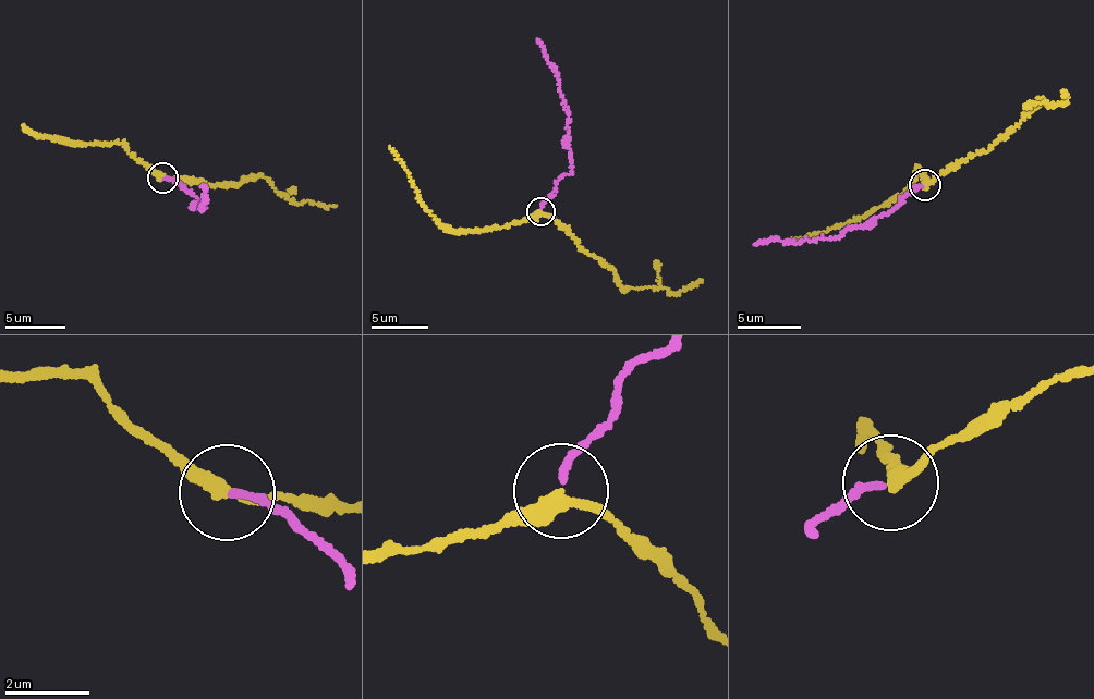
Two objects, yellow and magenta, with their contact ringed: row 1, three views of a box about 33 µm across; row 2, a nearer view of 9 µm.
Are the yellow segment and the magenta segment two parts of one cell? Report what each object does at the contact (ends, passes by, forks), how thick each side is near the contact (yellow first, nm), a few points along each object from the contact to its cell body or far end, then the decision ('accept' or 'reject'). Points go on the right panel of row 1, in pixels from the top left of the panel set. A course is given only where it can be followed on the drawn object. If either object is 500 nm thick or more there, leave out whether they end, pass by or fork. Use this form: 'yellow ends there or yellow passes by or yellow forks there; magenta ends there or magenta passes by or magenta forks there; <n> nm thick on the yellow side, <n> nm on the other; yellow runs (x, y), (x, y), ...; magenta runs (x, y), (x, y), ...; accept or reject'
yellow passes by; magenta ends there; 320 nm thick on the yellow side, 150 nm on the other; yellow runs (925, 185), (989, 148), (1042, 98), (1048, 106), (1067, 101), (1064, 90); magenta runs (922, 187), (835, 238), (753, 244); reject

